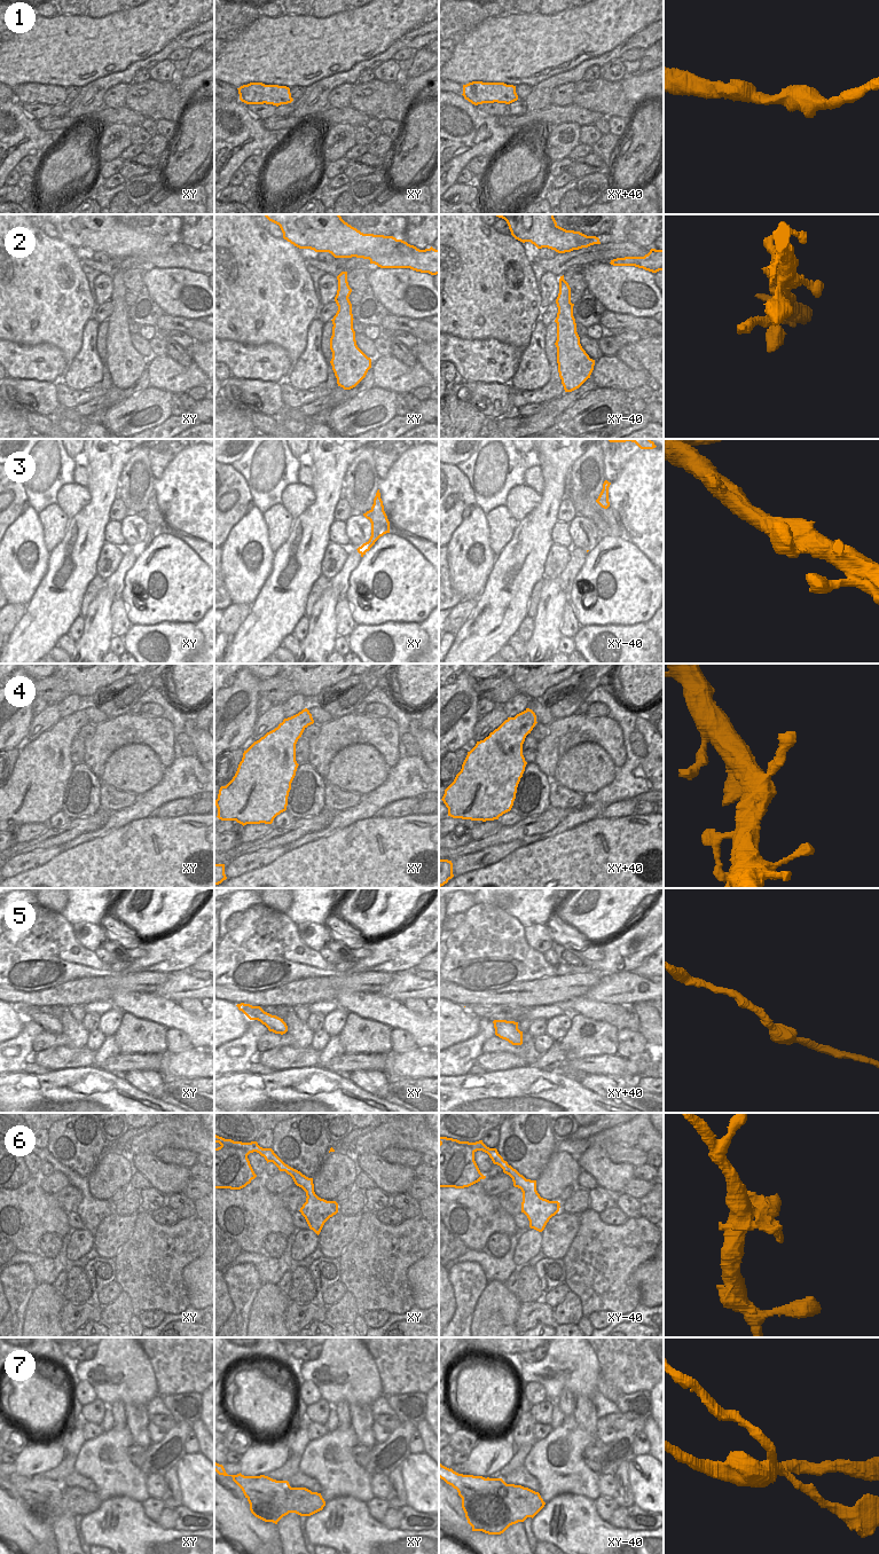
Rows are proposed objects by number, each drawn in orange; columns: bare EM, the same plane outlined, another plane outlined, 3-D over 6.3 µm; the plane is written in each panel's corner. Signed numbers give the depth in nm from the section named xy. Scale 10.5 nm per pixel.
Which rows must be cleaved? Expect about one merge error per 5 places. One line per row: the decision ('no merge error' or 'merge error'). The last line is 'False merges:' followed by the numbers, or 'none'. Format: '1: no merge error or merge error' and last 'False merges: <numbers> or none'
1: no merge error
2: no merge error
3: no merge error
4: no merge error
5: no merge error
6: no merge error
7: merge error
False merges: 7

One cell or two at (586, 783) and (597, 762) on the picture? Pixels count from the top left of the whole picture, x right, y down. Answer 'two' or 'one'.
one

